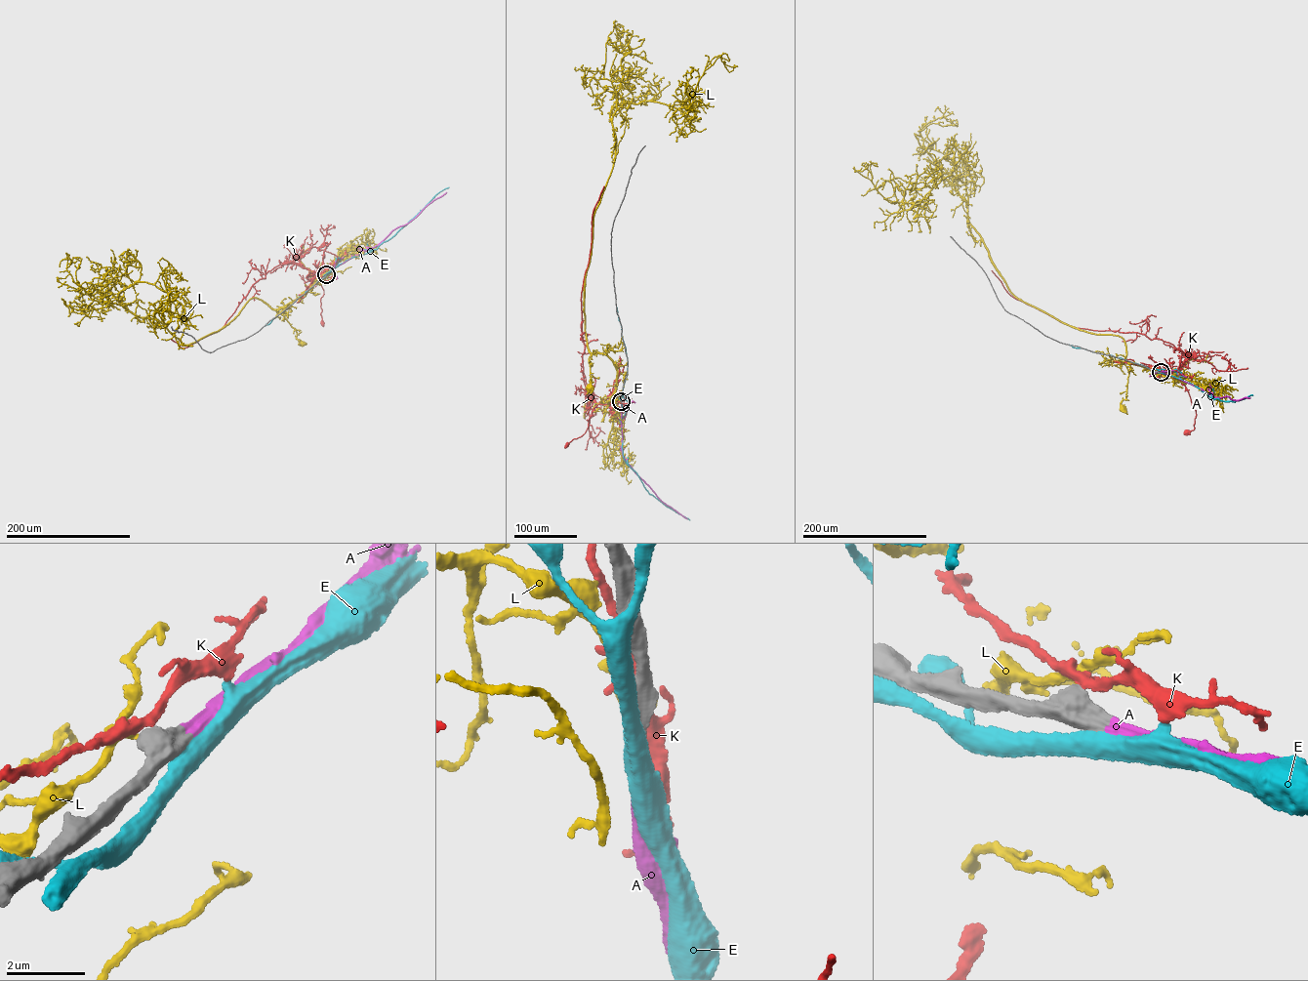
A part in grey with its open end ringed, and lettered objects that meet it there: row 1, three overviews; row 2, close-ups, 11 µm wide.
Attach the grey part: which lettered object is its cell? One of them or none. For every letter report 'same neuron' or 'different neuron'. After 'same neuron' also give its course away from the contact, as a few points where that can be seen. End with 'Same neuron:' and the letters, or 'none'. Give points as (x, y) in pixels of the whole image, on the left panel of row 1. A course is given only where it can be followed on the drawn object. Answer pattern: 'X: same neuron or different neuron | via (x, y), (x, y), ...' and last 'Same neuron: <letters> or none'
A: same neuron | via (326, 274), (376, 246), (446, 192)
E: different neuron
K: different neuron
L: different neuron
Same neuron: A

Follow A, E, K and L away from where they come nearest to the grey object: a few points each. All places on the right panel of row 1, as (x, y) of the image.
A: (1161, 372), (1215, 396), (1238, 400), (1249, 397)
E: (1160, 372), (1193, 385), (1213, 399), (1234, 402), (1252, 395)
K: (1160, 372), (1158, 369), (1177, 370), (1180, 373), (1196, 411), (1194, 429), (1186, 432)
L: (1160, 372), (1155, 373), (1120, 360), (1128, 373), (1125, 398), (1121, 403), (1124, 408)

